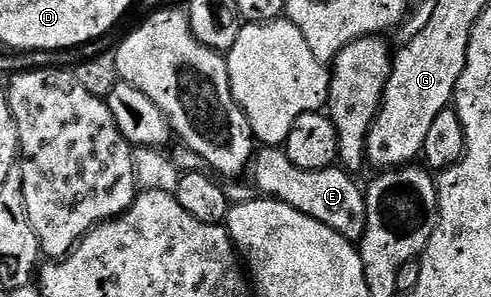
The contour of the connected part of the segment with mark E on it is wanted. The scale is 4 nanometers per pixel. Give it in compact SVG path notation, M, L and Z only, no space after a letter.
M263 146L258 149L253 160L254 172L255 184L263 191L260 193L264 197L282 200L301 214L329 226L329 230L337 230L337 234L347 240L362 240L367 221L367 197L352 173L339 166L325 170L301 170L289 162L286 151L279 146Z

